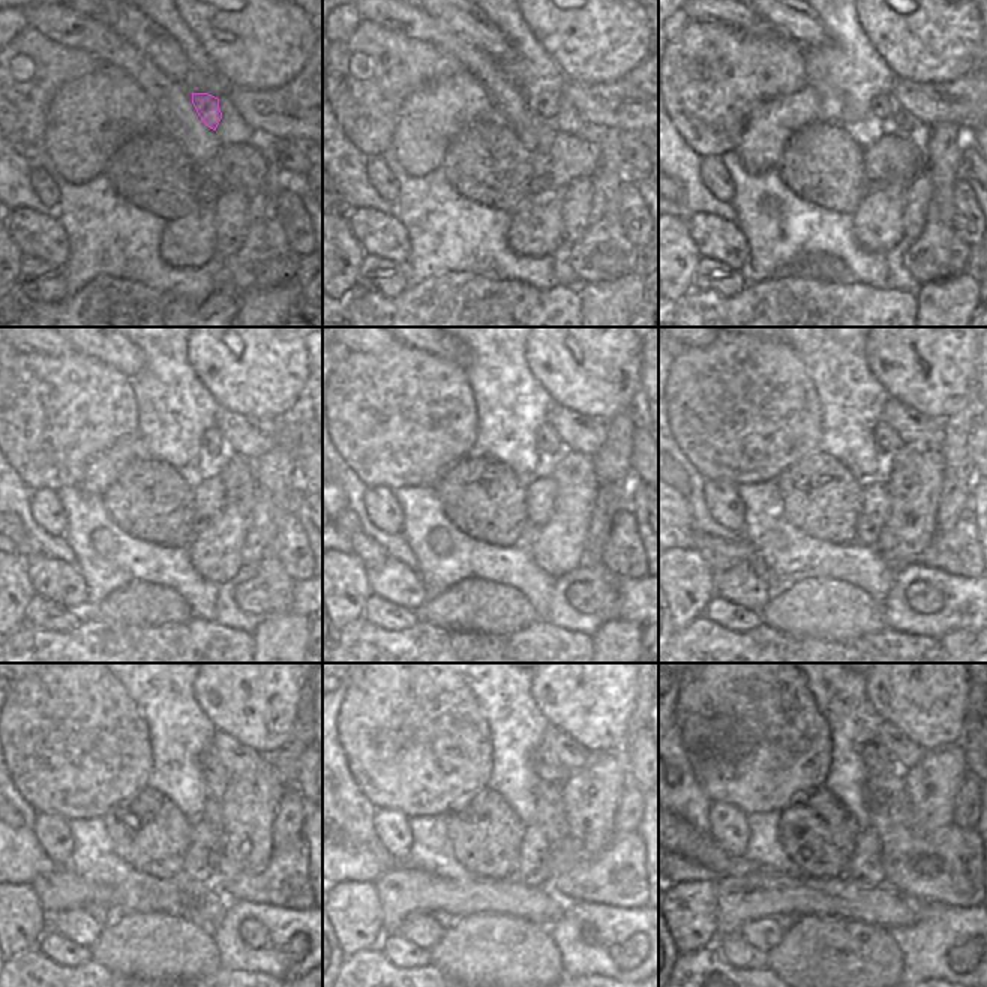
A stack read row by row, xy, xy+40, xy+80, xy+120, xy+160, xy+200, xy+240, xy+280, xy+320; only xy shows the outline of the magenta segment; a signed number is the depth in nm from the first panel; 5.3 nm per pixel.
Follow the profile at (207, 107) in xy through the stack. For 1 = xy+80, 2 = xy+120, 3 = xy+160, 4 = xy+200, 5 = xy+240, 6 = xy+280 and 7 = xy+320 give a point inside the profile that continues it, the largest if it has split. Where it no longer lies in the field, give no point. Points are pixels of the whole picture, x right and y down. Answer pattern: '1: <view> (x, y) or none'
1: xy+80 (882, 110)
2: xy+120 (213, 446)
3: xy+160 (549, 444)
4: xy+200 (887, 440)
5: xy+240 (216, 776)
6: xy+280 (554, 771)
7: xy+320 (885, 767)

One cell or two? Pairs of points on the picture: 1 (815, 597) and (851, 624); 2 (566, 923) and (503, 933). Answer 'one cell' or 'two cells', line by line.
1: one cell
2: two cells

